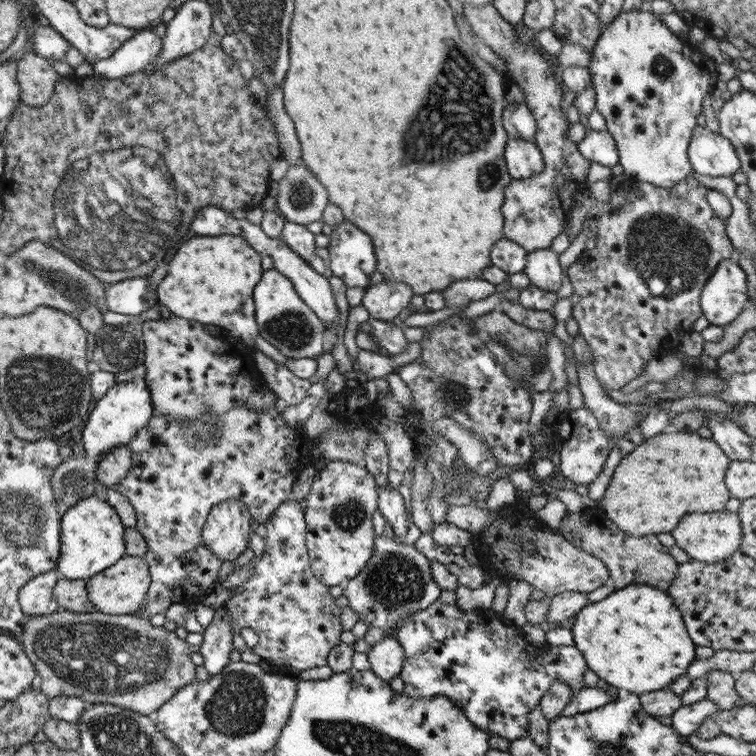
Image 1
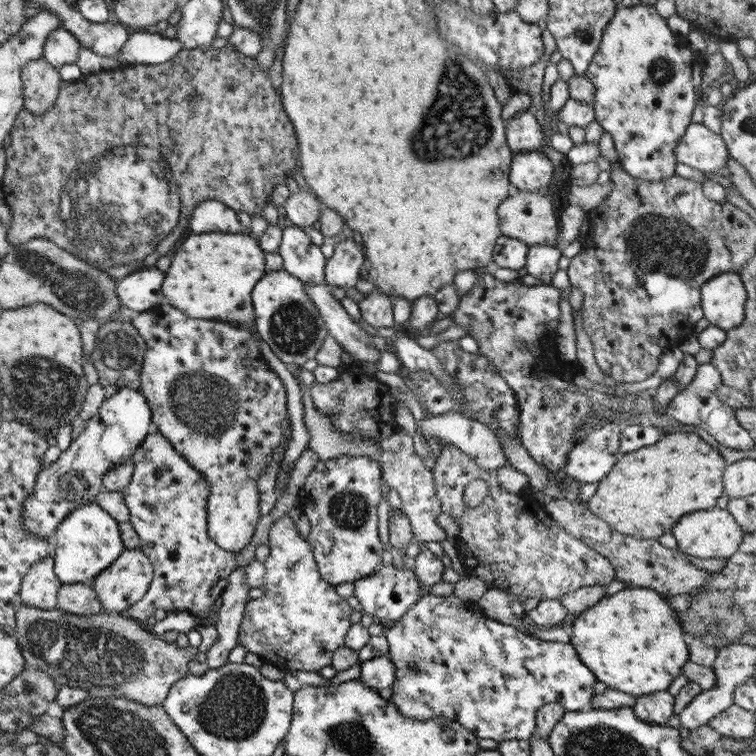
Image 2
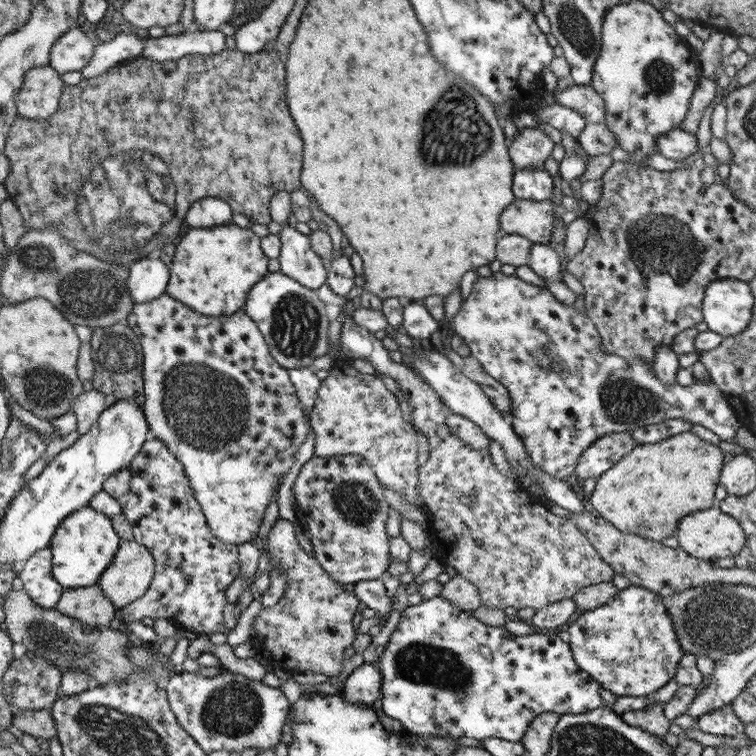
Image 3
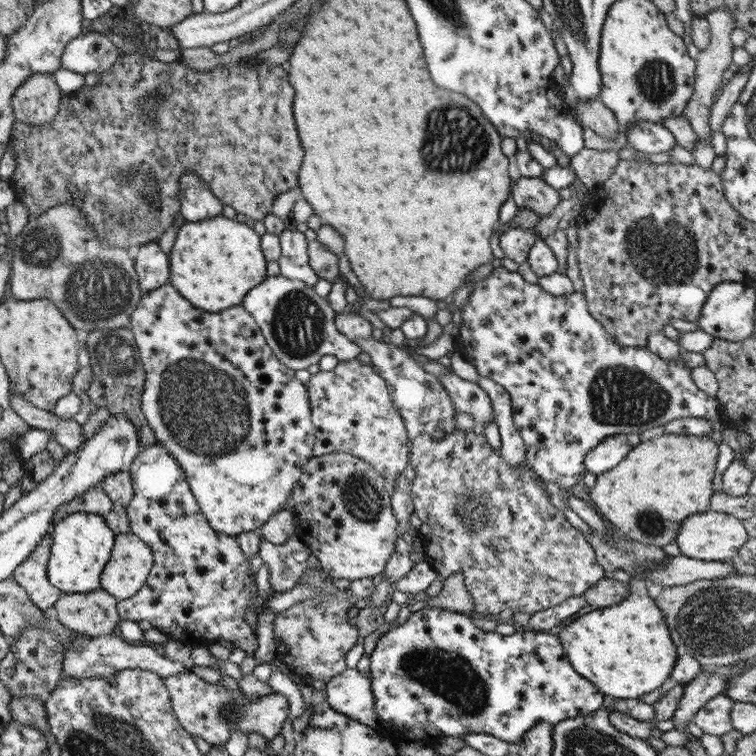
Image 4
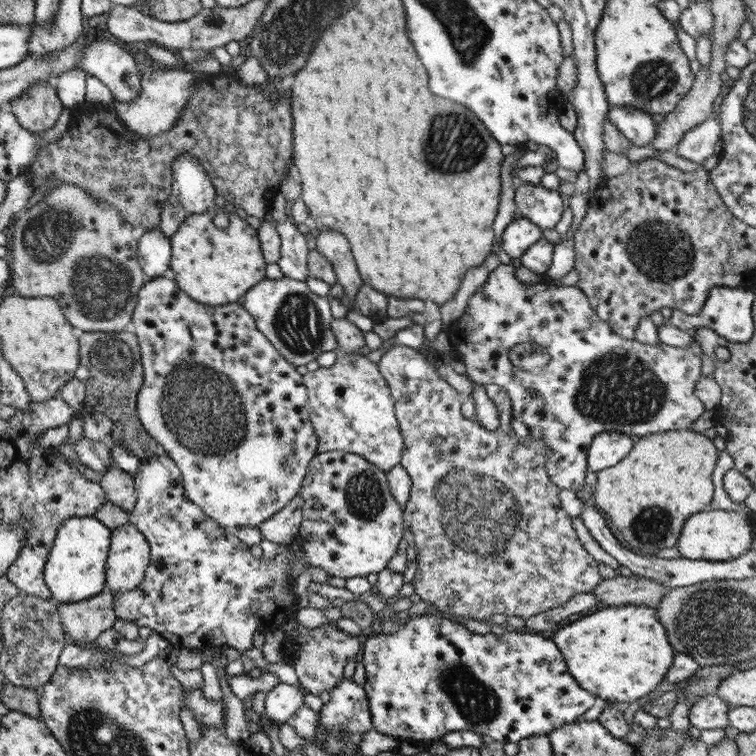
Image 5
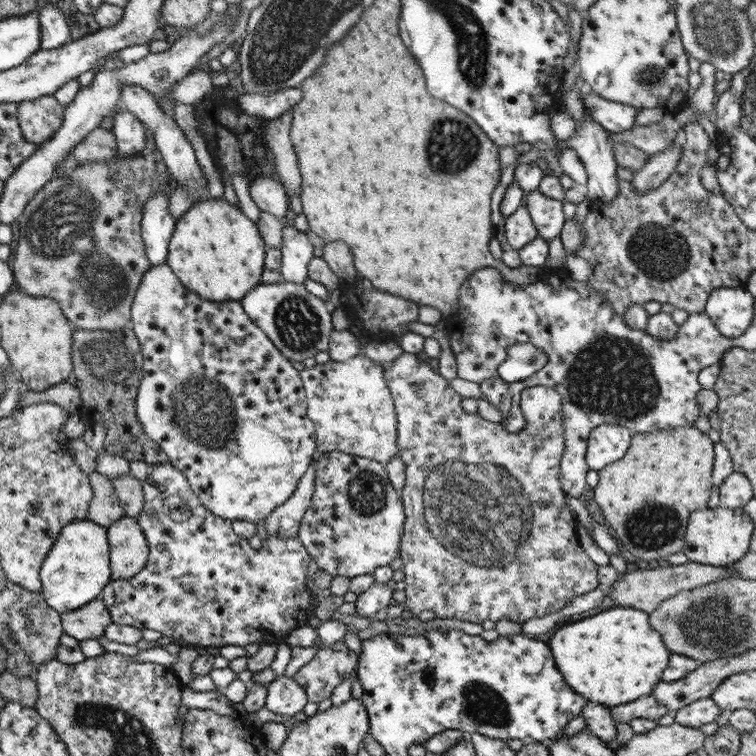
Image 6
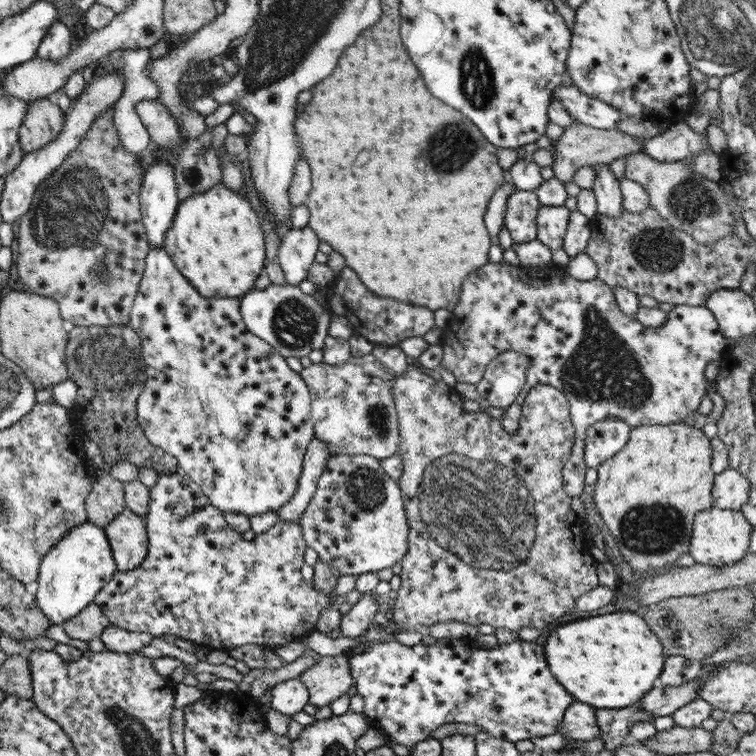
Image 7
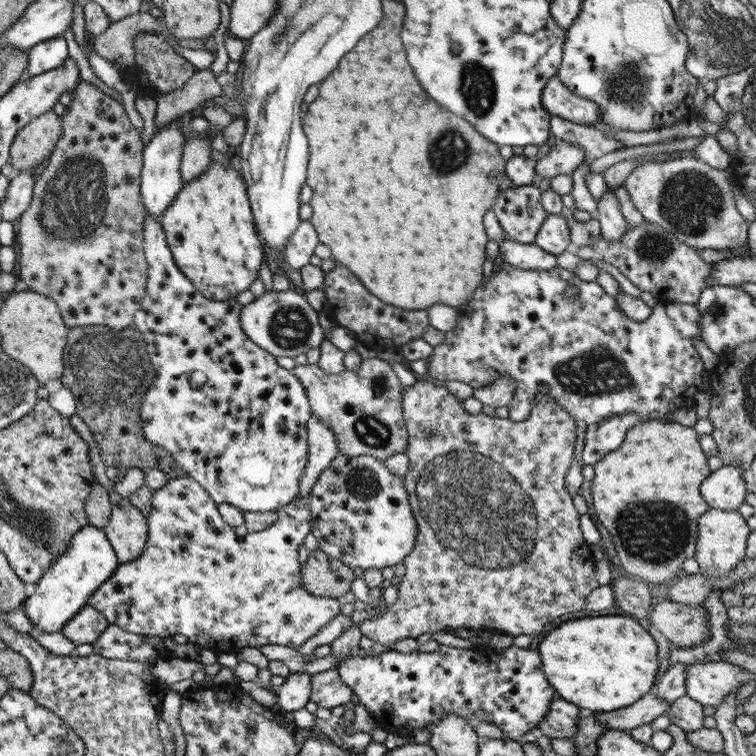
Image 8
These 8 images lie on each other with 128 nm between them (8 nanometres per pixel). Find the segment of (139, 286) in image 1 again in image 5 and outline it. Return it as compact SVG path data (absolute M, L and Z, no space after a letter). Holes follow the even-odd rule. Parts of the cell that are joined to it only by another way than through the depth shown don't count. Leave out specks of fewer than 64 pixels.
M159 226L138 234L138 262L148 281L170 274L171 242Z

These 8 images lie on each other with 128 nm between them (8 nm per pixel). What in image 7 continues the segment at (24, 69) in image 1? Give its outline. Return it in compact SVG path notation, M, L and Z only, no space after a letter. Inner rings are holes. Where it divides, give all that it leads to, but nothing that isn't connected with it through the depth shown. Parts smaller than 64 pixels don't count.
M51 97L30 102L18 130L18 143L24 154L36 151L56 139L66 122L65 113Z

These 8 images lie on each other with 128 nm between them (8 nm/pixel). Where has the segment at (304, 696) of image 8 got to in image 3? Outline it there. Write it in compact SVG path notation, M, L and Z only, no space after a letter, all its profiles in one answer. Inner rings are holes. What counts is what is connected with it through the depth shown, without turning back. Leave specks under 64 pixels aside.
M228 670L214 677L183 671L173 673L166 691L179 725L207 755L216 750L241 753L246 748L254 748L260 753L277 747L287 730L286 718L292 709L278 687Z

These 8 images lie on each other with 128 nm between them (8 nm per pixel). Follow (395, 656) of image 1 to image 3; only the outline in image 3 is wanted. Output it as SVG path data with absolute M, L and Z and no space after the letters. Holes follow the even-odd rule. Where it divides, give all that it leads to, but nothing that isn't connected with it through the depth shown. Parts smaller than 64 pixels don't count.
M363 663L355 668L341 686L340 695L350 703L372 705L381 696L382 673L376 663Z

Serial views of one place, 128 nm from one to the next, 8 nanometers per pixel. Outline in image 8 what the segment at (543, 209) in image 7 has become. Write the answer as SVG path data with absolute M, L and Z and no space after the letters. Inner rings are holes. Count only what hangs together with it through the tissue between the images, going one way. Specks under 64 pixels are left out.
M548 213L544 223L540 226L540 230L537 232L535 243L542 250L556 256L571 249L570 229L564 214L555 215Z

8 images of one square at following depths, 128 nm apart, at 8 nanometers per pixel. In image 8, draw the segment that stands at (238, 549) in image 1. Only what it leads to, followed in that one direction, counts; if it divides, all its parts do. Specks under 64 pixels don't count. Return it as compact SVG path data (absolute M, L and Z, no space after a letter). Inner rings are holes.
M147 214L143 219L144 250L148 264L148 283L146 283L146 295L142 299L140 309L134 316L132 326L141 333L146 353L154 371L151 385L147 391L142 406L140 407L141 420L145 438L155 446L164 448L178 464L188 472L188 477L193 478L208 492L217 505L230 504L243 512L278 512L286 504L290 504L298 496L300 490L300 477L308 463L307 424L312 416L310 401L305 387L298 378L288 370L281 368L275 357L261 346L257 346L242 331L239 320L243 300L240 297L232 297L225 301L208 299L182 274L182 271L174 262L172 251L165 239L165 232L160 220L156 220L152 214Z

